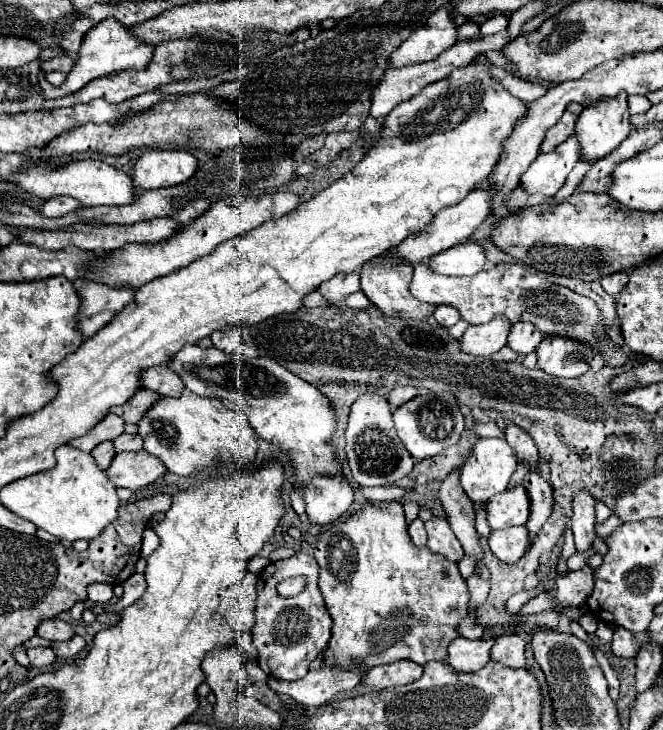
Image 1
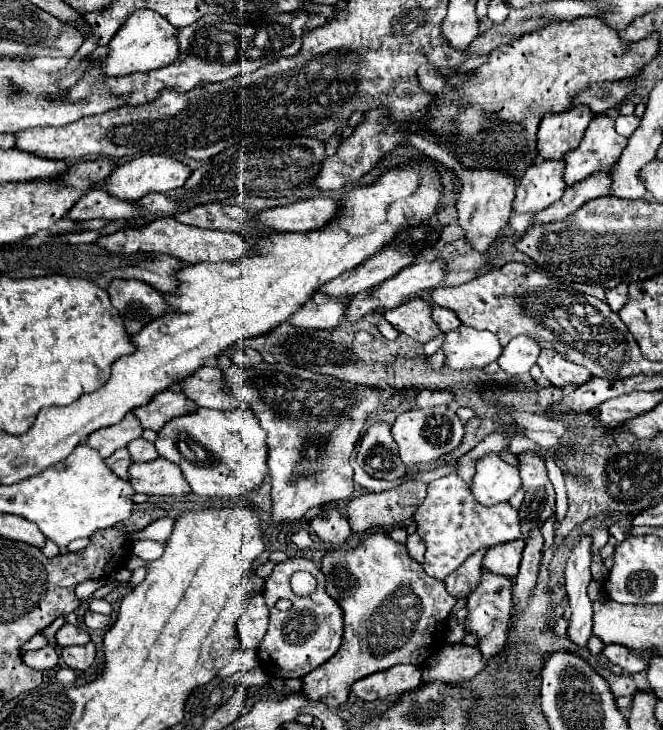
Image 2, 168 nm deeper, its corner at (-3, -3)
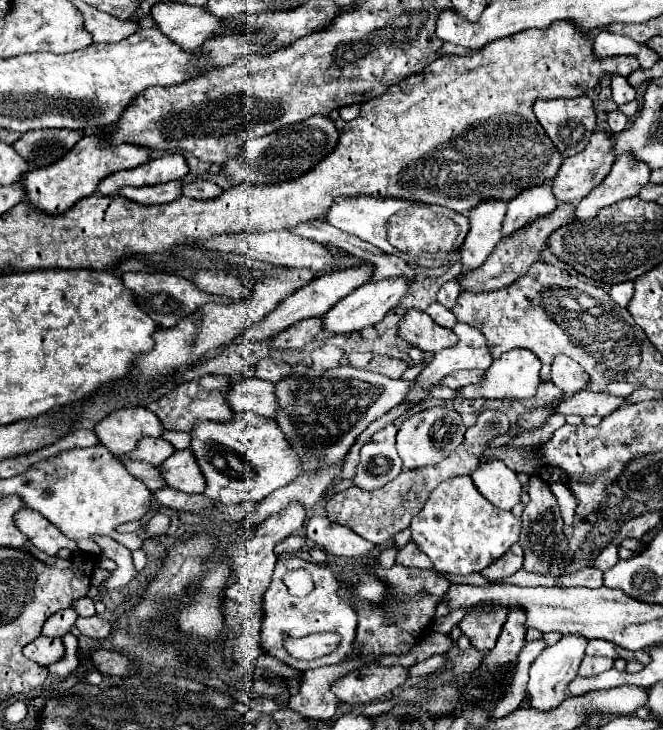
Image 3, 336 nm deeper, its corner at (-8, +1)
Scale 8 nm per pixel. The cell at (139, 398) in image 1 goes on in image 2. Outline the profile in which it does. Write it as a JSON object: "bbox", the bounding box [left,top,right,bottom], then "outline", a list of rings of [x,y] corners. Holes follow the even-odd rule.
{"bbox":[133,389,199,431],"outline":[[[167,389],[159,395],[155,395],[147,405],[137,407],[133,413],[141,419],[141,425],[145,429],[161,431],[161,425],[165,425],[167,419],[189,415],[197,409],[199,409],[199,405],[193,403],[185,393]]]}

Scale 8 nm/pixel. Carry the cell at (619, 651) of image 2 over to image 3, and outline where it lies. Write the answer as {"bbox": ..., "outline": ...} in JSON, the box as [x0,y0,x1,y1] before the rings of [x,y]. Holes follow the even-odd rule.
{"bbox":[586,639,622,659],"outline":[[[592,639],[588,641],[588,647],[586,647],[586,653],[588,655],[600,655],[600,657],[610,657],[610,659],[622,659],[618,655],[618,647],[610,641],[602,641],[602,639]]]}

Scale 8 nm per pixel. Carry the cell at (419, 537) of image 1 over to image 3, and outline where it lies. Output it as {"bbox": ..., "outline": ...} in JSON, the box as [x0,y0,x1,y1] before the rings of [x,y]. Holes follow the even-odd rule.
{"bbox":[396,543,432,569],"outline":[[[408,543],[398,551],[396,563],[406,565],[406,567],[418,567],[418,569],[432,569],[432,563],[427,555],[424,555],[416,543]]]}

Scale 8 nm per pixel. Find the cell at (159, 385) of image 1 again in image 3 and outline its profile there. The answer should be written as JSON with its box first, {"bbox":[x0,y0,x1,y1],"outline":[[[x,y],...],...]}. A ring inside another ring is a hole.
{"bbox":[226,379,276,419],"outline":[[[238,379],[226,391],[226,403],[234,413],[252,411],[274,419],[276,415],[276,399],[274,399],[274,383],[262,379]]]}

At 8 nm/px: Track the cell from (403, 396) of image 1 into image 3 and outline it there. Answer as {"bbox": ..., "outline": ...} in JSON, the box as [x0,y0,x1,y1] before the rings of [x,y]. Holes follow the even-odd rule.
{"bbox":[456,349,542,399],"outline":[[[512,349],[508,353],[502,353],[498,359],[494,359],[494,363],[490,365],[490,369],[486,371],[484,381],[476,383],[476,385],[466,385],[462,389],[456,389],[460,397],[464,399],[524,399],[524,397],[532,397],[536,393],[536,385],[540,383],[540,367],[542,363],[538,361],[538,357],[534,357],[532,351],[528,349]]]}

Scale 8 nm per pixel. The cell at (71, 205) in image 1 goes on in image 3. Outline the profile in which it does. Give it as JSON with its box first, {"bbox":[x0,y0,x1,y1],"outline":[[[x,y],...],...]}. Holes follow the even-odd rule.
{"bbox":[116,181,180,205],"outline":[[[180,181],[152,187],[122,187],[116,191],[116,195],[138,205],[164,205],[180,197]]]}

